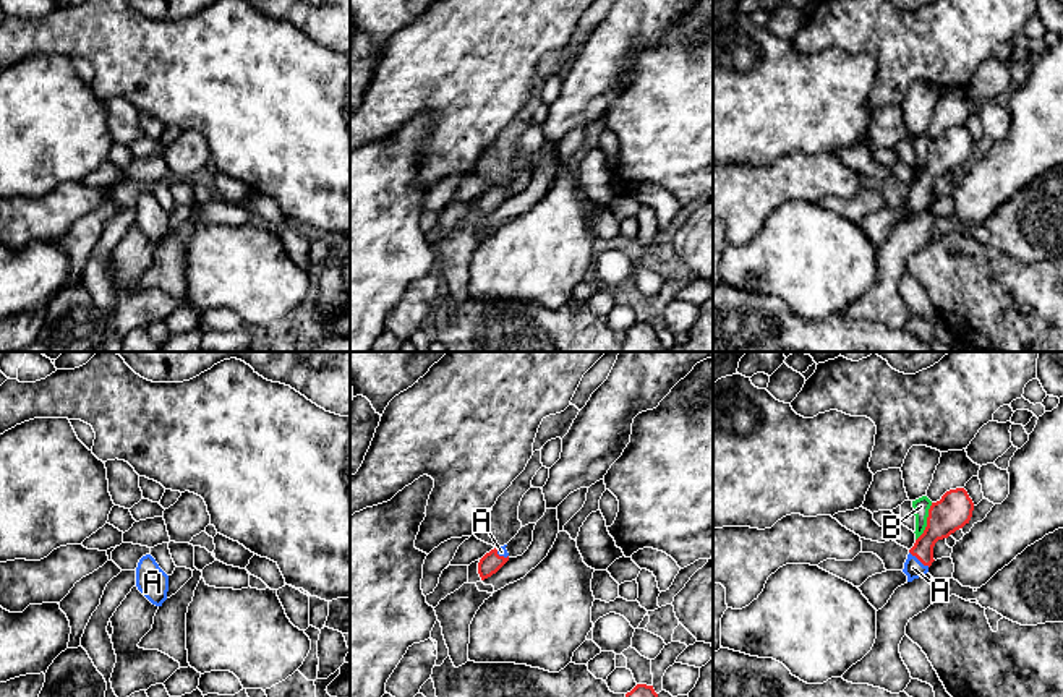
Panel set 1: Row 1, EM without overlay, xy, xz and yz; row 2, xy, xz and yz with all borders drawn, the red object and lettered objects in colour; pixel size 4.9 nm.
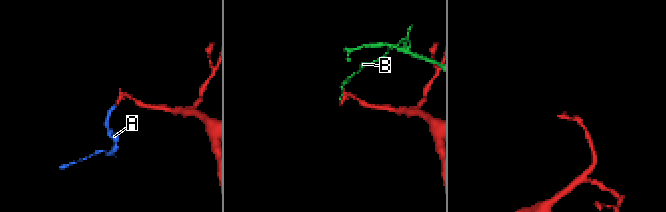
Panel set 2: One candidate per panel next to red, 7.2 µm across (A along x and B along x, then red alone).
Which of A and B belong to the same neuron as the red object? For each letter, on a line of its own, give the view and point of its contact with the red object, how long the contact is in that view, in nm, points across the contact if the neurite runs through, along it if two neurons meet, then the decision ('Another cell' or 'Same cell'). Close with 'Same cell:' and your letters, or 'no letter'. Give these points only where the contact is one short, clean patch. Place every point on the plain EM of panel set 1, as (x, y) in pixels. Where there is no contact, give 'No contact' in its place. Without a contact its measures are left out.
A: Touches red at yz (919, 196). Shared border 130 nm. Path across: yz (945, 154), (924, 180), (919, 196), (913, 205). Same cell
B: Touches red at yz (927, 159). Shared border 200 nm. Another cell
Same cell: A

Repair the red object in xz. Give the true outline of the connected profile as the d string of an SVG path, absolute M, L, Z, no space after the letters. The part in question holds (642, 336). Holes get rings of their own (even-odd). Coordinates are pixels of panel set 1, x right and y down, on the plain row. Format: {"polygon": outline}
{"polygon": "M637 321L625 331L622 352L668 352L660 339L653 323Z"}

